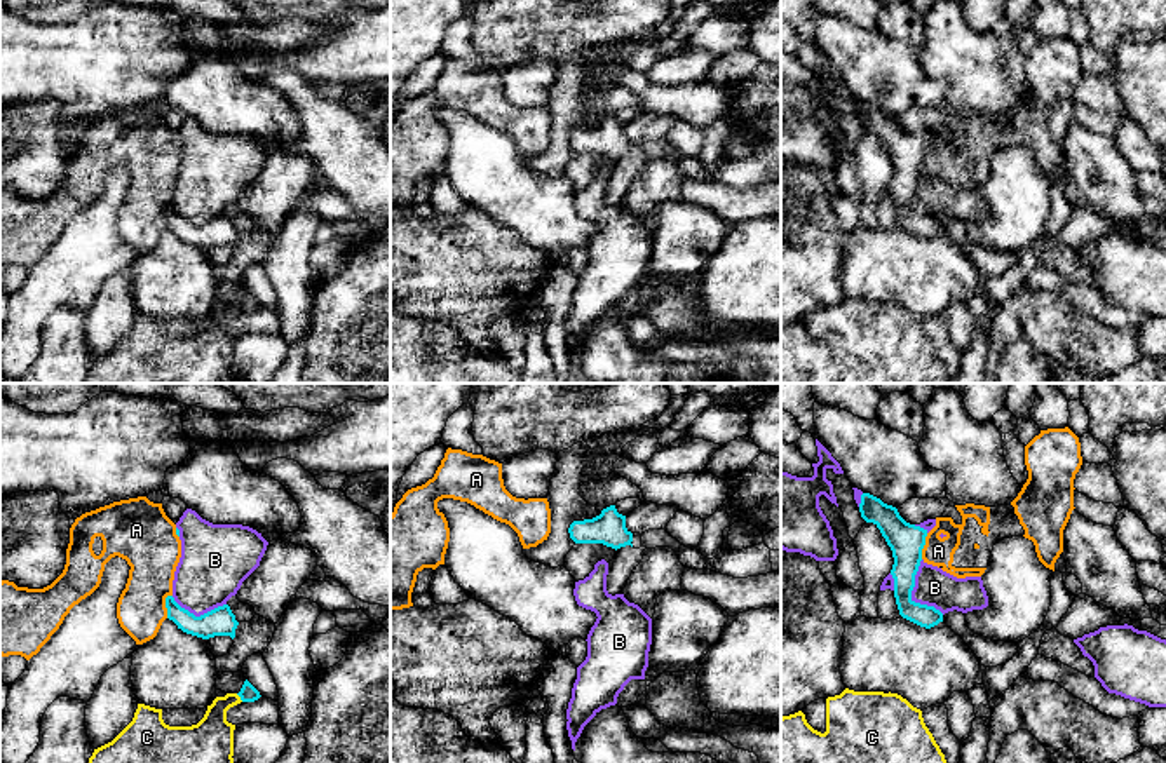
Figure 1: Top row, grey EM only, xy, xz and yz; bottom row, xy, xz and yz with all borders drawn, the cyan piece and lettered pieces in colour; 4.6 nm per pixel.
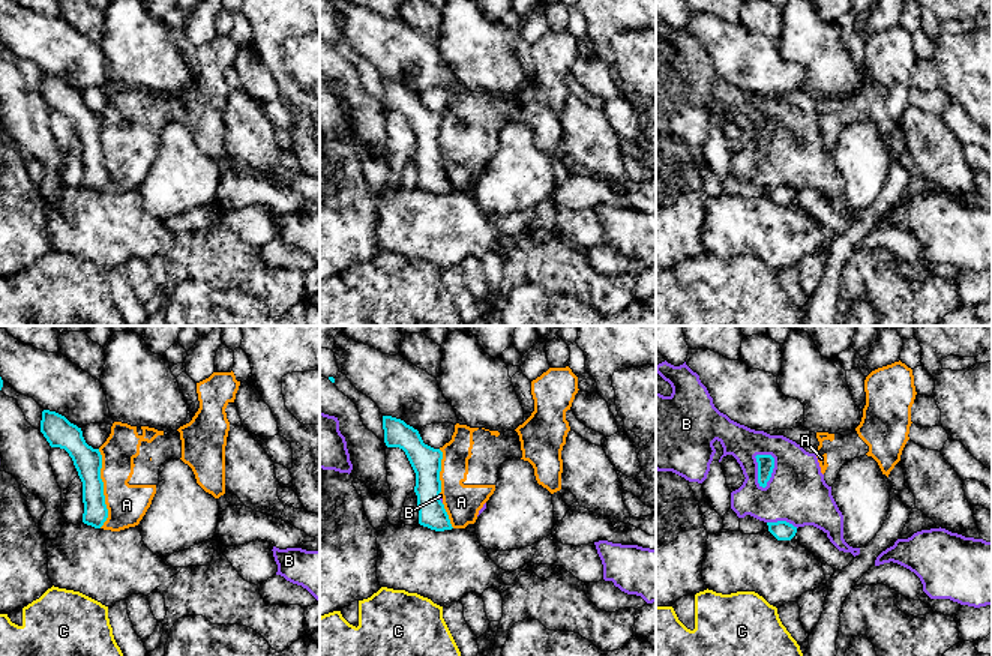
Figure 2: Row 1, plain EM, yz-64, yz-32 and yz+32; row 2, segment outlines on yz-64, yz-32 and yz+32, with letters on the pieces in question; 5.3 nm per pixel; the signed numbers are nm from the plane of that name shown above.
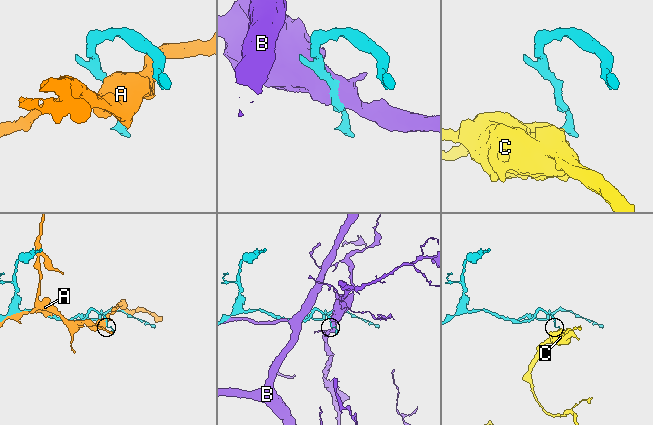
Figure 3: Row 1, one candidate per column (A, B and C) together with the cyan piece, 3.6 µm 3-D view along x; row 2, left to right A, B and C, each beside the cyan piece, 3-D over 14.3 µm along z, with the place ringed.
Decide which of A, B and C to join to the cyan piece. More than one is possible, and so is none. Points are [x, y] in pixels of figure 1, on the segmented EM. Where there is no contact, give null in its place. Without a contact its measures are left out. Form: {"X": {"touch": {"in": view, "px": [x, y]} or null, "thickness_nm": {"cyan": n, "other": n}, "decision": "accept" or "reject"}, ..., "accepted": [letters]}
{"A": {"touch": {"in": "xy", "px": [166, 605]}, "thickness_nm": {"cyan": 130, "other": 240}, "decision": "reject"}, "B": {"touch": {"in": "yz", "px": [910, 594]}, "thickness_nm": {"cyan": 160, "other": 180}, "decision": "reject"}, "C": {"touch": {"in": "xy", "px": [239, 695]}, "thickness_nm": {"cyan": 80, "other": 200}, "decision": "reject"}, "accepted": []}

